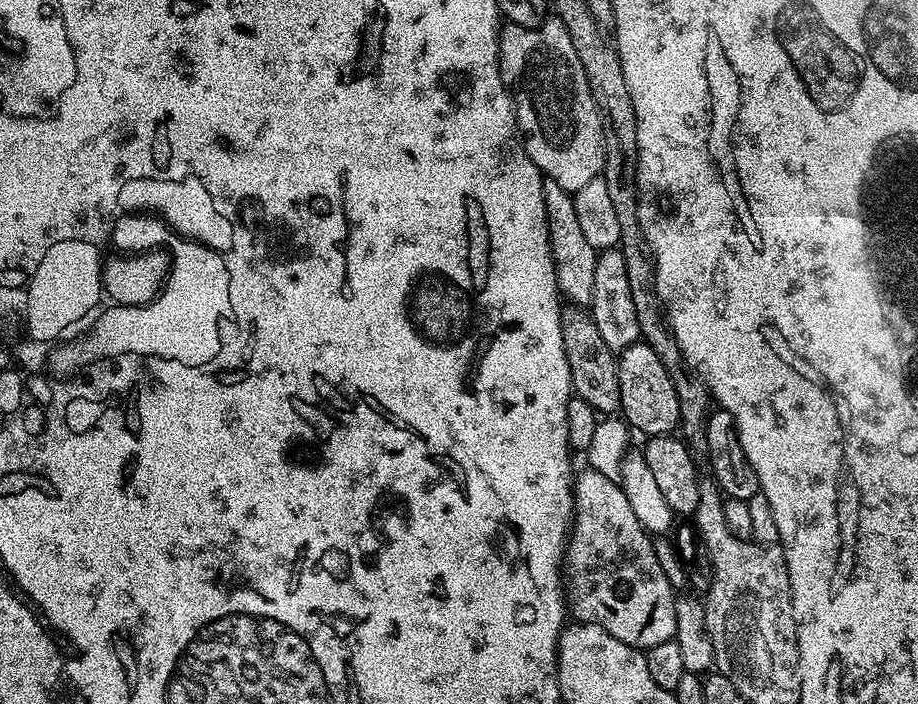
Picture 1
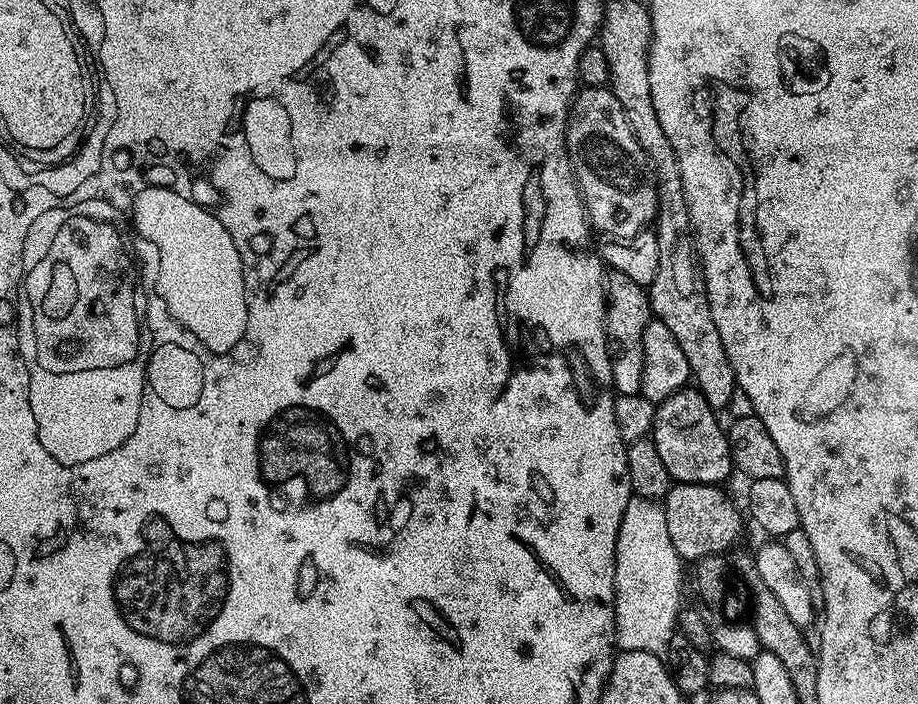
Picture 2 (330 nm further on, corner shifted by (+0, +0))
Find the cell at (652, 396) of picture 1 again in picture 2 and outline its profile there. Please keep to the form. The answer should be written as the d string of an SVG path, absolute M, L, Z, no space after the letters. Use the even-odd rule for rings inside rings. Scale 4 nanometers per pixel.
M692 386L670 394L656 405L650 439L675 483L720 486L728 475L733 475L728 434L723 427L716 425L716 416L703 394Z

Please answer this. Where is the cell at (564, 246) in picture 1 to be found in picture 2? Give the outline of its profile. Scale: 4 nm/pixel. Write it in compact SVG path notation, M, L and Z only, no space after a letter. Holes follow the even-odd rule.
M609 271L606 276L606 331L613 345L624 347L624 356L612 361L612 387L619 395L638 396L644 369L644 331L653 319L648 289L643 284L626 278L626 274Z

